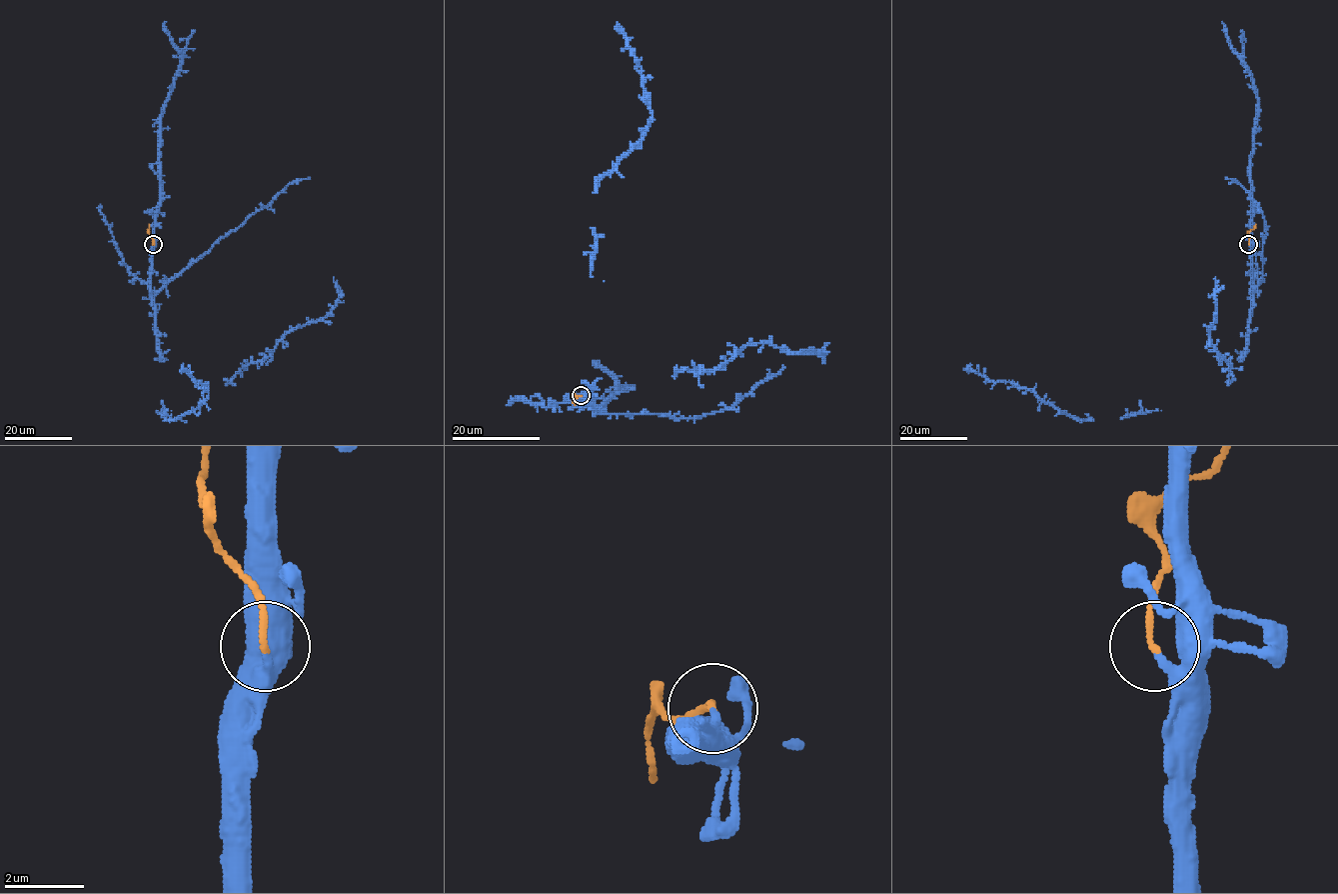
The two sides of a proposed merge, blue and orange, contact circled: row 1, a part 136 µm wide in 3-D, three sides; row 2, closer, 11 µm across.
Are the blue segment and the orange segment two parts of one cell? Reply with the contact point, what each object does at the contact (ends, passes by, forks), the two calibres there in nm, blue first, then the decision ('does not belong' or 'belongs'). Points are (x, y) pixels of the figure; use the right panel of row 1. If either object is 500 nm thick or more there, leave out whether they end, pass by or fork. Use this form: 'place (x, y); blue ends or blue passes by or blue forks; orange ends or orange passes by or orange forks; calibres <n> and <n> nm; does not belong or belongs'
place (1248, 244); blue ends; orange ends; calibres 300 and 170 nm; does not belong

